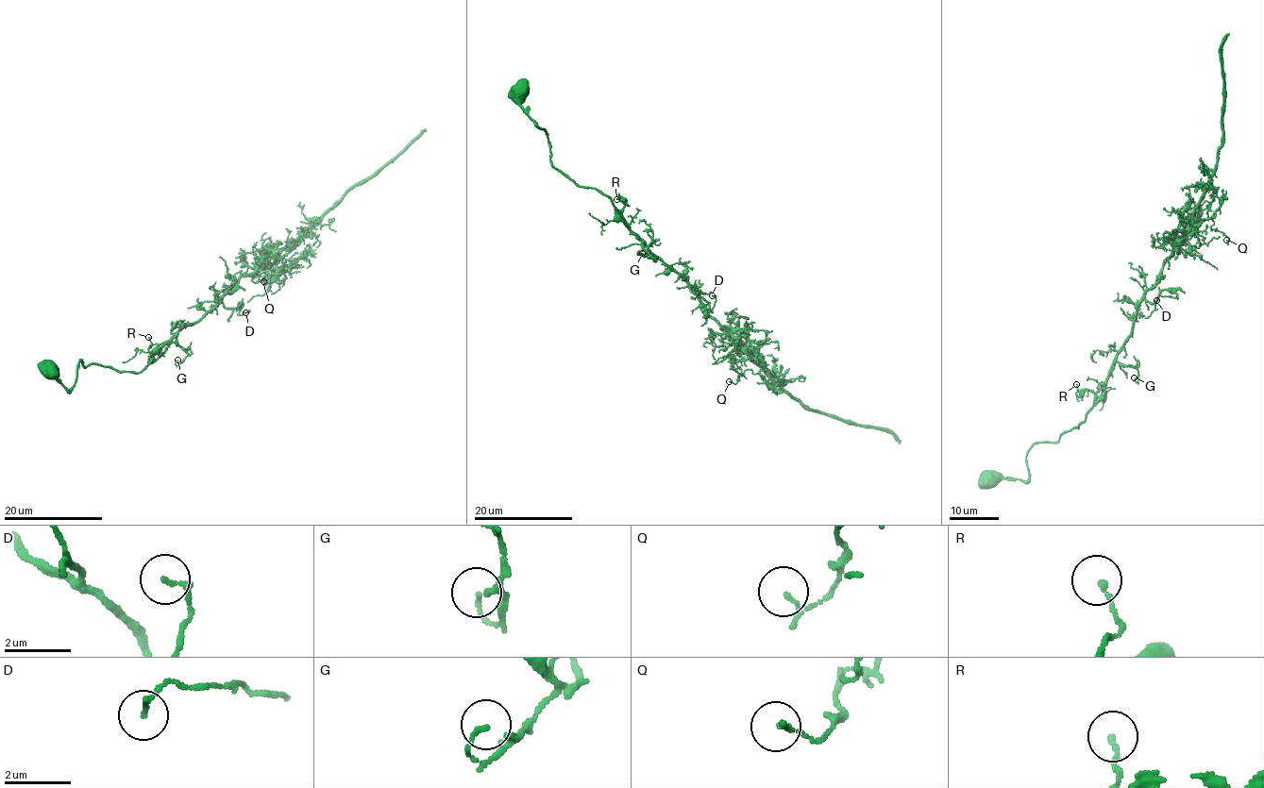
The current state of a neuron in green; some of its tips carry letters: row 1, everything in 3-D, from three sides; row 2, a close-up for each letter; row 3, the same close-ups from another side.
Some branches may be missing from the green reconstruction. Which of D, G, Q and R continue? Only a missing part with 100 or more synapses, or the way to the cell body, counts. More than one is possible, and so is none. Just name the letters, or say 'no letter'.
no letter

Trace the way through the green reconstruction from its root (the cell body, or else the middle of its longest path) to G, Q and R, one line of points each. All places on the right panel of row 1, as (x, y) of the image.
G: (987, 476), (1027, 480), (1026, 453), (1077, 428), (1115, 362), (1136, 369), (1137, 383), (1134, 377)
Q: (987, 476), (1027, 480), (1035, 444), (1057, 441), (1084, 421), (1137, 303), (1180, 239), (1210, 219), (1226, 240)
R: (987, 476), (1027, 480), (1029, 450), (1077, 428), (1094, 403), (1089, 391), (1076, 397), (1076, 384)

